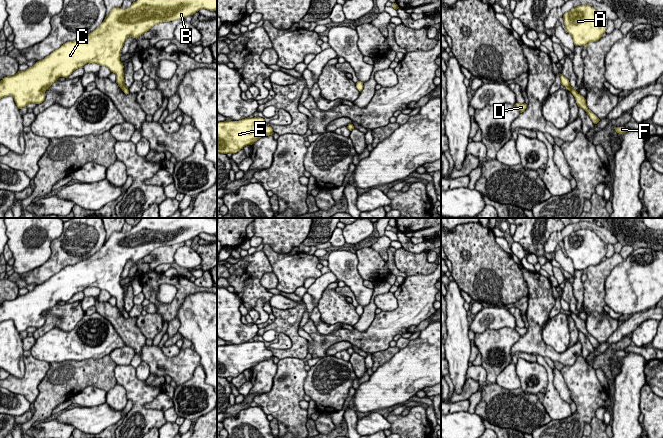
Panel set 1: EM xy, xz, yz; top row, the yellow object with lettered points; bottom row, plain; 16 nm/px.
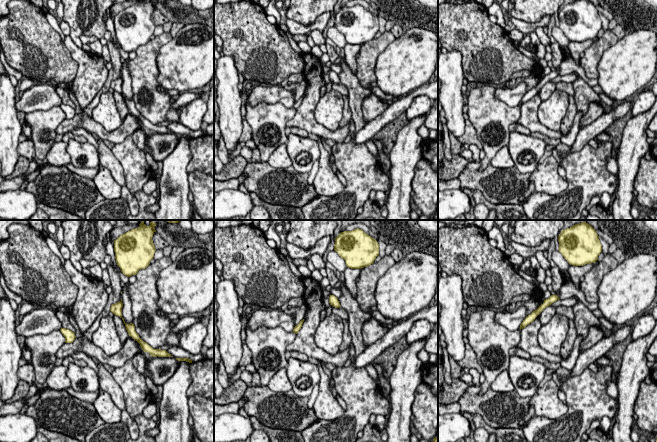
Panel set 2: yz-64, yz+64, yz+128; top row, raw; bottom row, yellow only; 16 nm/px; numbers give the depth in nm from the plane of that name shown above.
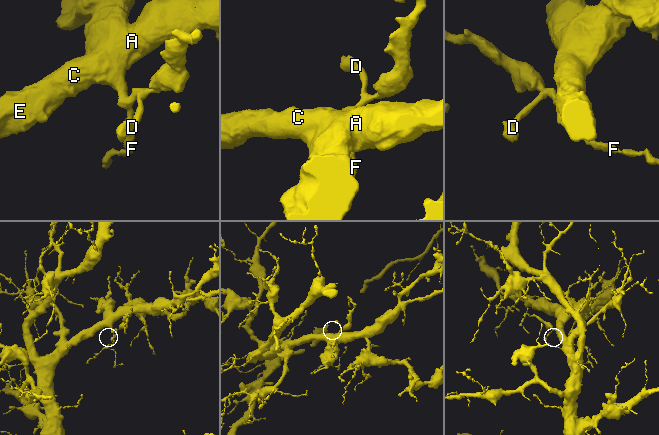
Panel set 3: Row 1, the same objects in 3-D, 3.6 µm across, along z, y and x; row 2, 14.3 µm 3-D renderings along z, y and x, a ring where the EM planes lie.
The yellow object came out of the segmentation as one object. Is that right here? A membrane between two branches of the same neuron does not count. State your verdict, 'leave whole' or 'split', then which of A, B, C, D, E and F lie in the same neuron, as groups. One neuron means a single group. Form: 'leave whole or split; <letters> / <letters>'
leave whole; A B C D E F

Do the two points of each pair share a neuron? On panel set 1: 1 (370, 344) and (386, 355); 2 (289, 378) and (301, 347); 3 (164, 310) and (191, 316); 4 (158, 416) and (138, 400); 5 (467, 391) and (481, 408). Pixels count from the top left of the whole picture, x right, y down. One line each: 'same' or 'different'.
1: different
2: different
3: different
4: same
5: different

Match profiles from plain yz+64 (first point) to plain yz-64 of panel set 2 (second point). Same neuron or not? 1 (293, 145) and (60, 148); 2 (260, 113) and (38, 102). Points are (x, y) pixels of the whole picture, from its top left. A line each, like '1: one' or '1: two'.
1: two
2: two

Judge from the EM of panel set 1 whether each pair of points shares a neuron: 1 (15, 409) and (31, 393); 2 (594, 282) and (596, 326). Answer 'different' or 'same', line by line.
1: different
2: same

